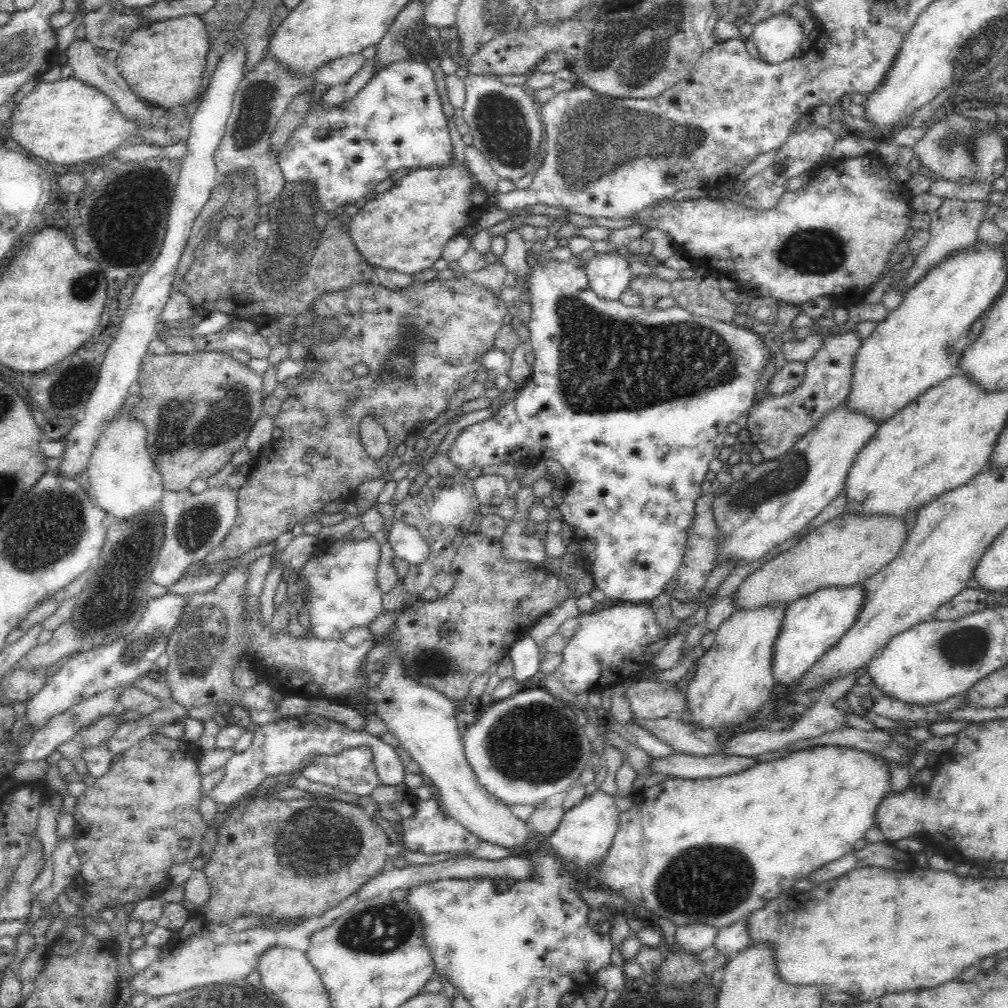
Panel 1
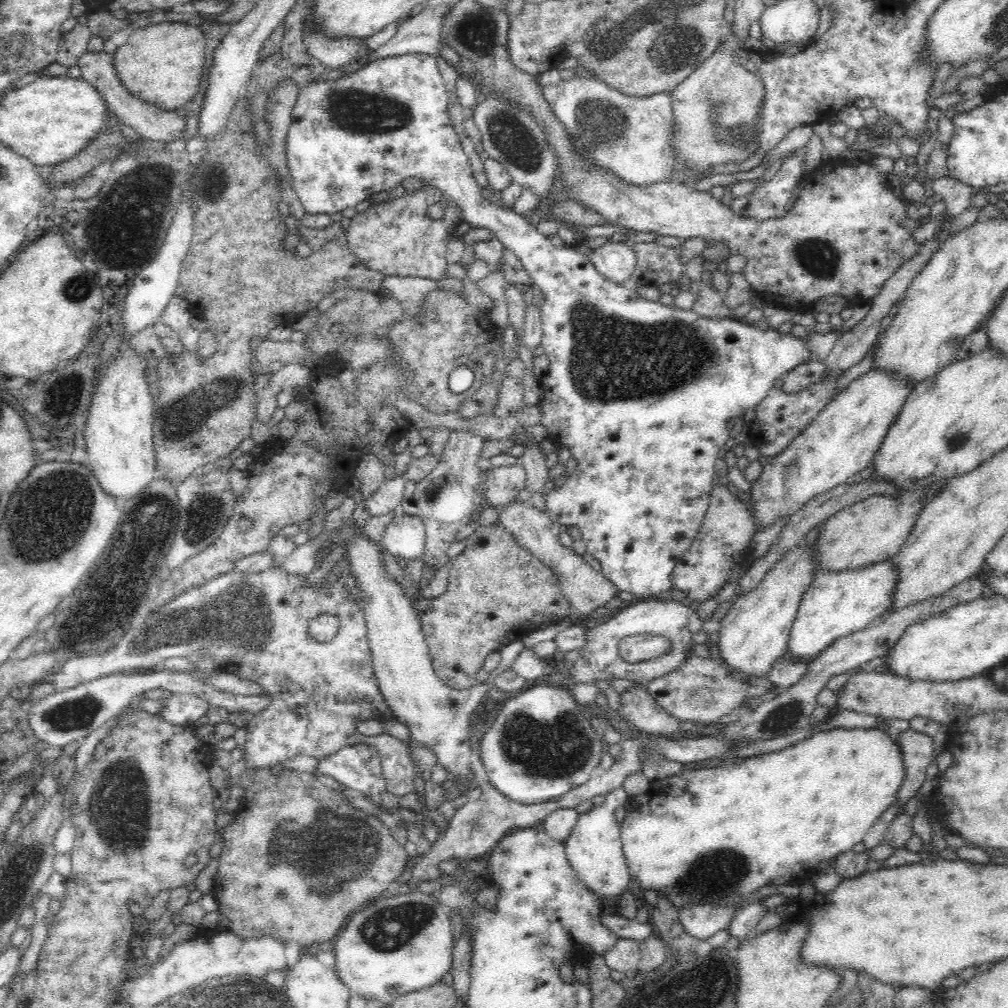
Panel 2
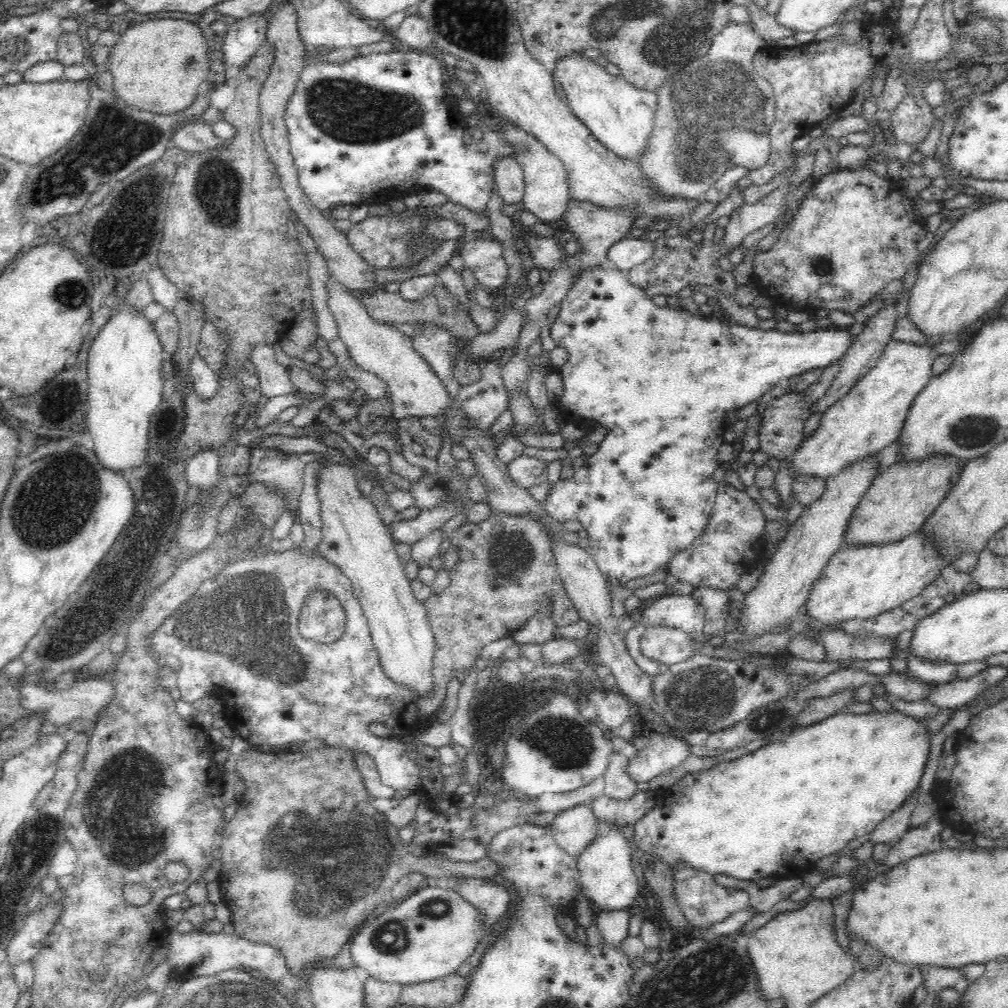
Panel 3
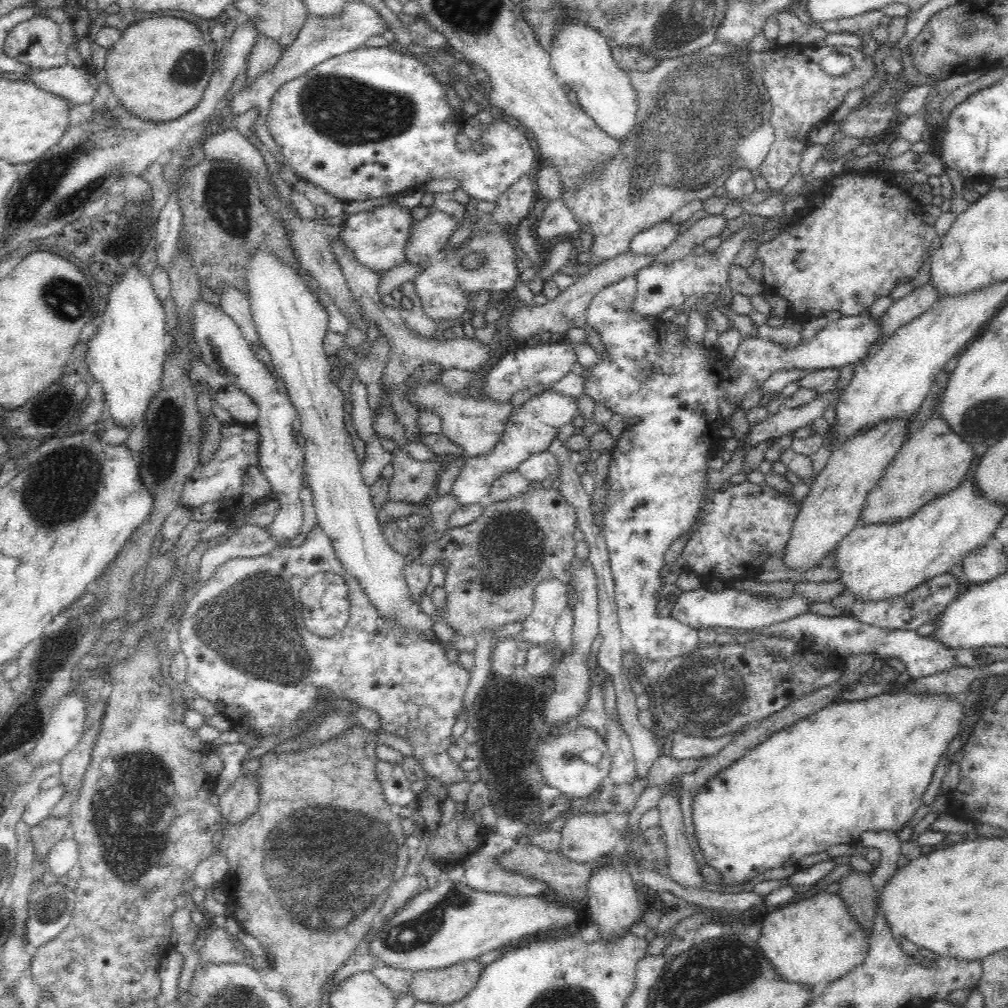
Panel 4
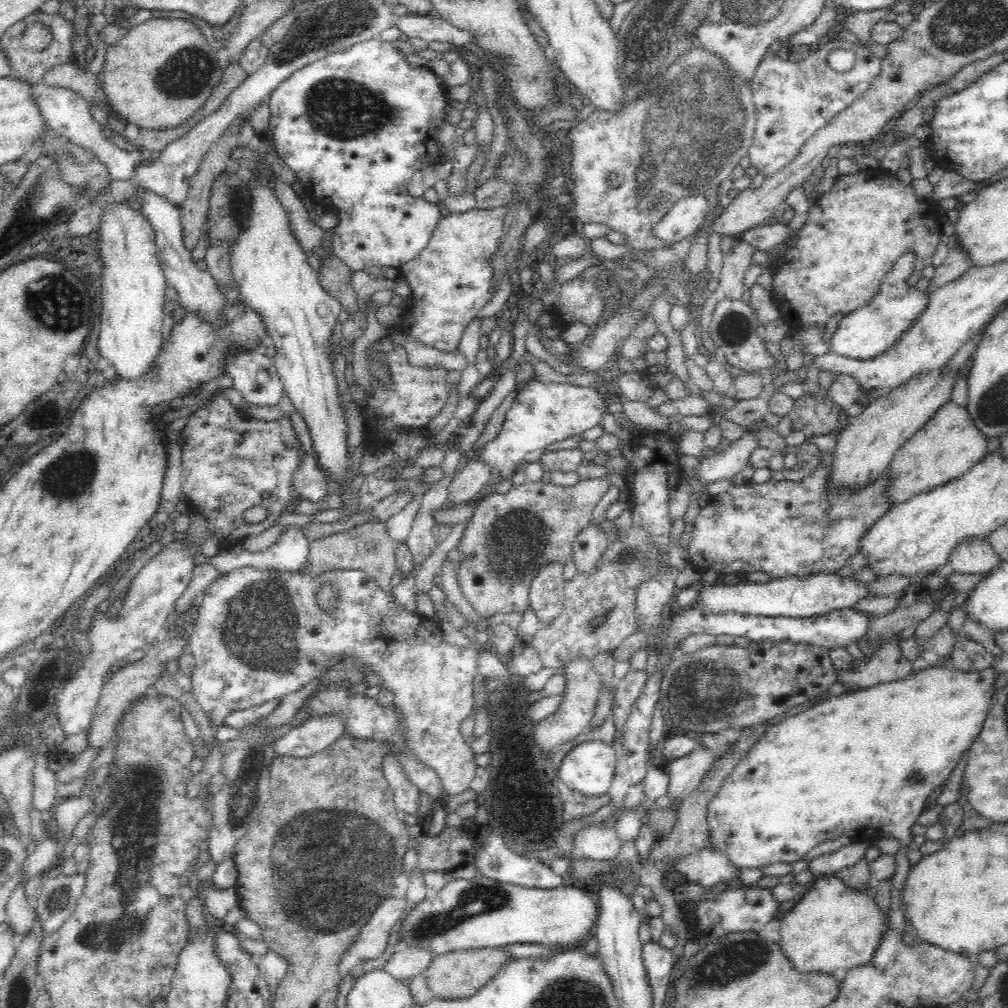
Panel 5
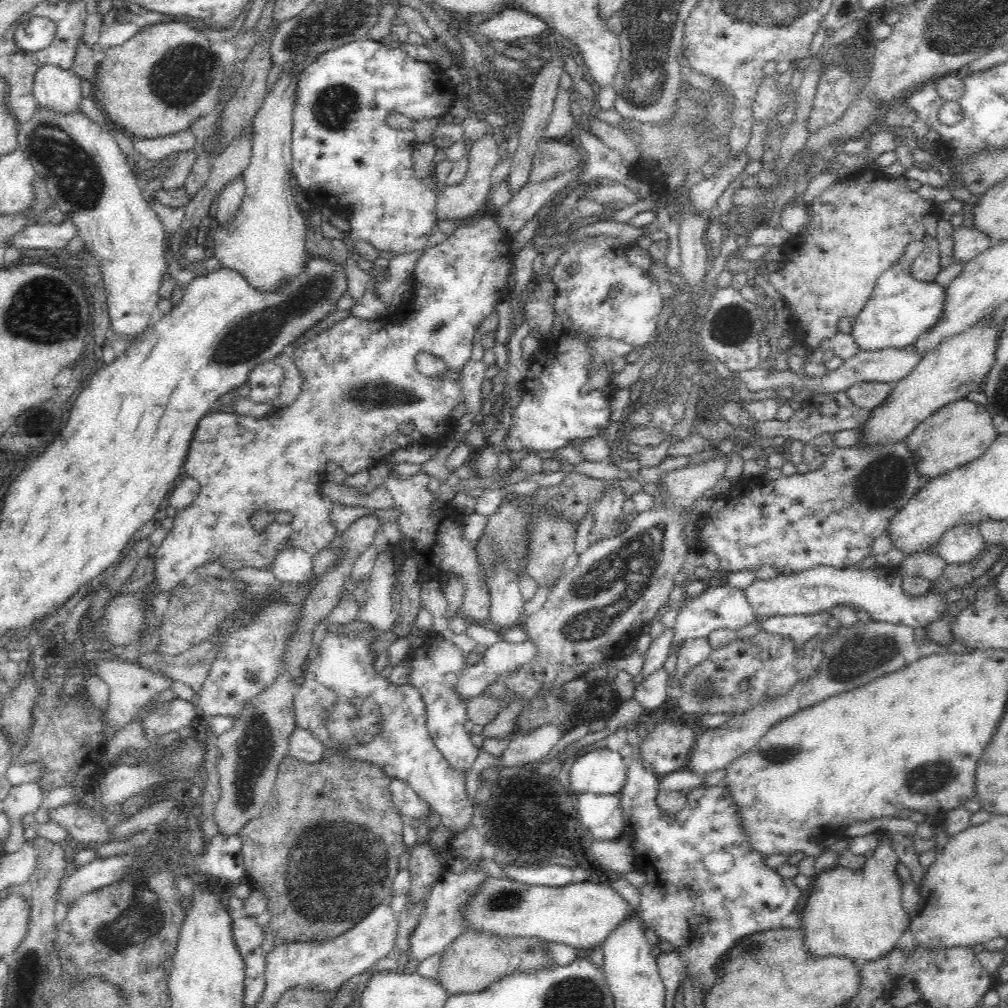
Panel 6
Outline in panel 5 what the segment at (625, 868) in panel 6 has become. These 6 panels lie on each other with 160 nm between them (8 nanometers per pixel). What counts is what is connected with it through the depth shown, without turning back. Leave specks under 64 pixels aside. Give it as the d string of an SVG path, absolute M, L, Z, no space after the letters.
M596 824L574 834L572 853L590 860L613 860L618 856L622 844L613 827Z

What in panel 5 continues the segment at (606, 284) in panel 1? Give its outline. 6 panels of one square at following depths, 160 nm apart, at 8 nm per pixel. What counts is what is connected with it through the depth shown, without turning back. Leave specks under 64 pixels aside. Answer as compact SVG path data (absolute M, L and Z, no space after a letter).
M704 195L688 196L676 202L664 217L652 225L650 235L669 245L678 242L694 234L705 222L708 211L708 202Z

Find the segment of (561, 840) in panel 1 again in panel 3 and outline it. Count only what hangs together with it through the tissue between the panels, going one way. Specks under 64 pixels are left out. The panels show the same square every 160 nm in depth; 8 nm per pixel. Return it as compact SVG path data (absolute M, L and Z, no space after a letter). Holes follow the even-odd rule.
M628 749L610 755L608 768L602 776L605 779L603 792L610 799L626 800L636 792L637 782L626 773L628 758ZM599 821L596 838L590 844L586 844L575 857L578 879L596 913L604 910L628 909L636 898L639 888L632 870L631 856L628 841L622 831L616 829L616 824Z

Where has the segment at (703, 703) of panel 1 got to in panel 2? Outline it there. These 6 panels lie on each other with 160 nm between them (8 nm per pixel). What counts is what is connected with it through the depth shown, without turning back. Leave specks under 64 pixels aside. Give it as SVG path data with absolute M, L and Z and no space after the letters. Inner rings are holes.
M819 526L812 529L806 537L806 542L794 548L788 556L784 556L758 584L758 588L746 593L746 596L733 602L732 608L722 620L718 631L720 662L726 664L725 670L741 682L744 677L755 679L767 677L772 672L774 663L782 660L792 623L803 598L804 590L814 580L817 566L813 562L815 552L815 537L820 533ZM727 668L732 668L729 671Z

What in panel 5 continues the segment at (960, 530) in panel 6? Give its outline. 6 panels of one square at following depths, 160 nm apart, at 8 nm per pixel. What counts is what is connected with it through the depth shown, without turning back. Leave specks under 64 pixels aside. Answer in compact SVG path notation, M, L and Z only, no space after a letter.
M970 538L962 542L950 556L947 570L965 575L988 575L1003 561L986 538Z

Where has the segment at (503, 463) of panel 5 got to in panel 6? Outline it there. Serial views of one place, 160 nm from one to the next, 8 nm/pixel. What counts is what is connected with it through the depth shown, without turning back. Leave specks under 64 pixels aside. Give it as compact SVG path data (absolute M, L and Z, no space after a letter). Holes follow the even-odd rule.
M596 235L587 236L580 242L568 243L566 252L553 266L549 279L556 285L556 298L554 298L553 329L547 338L540 339L540 353L529 363L526 383L522 400L514 406L511 412L512 425L509 427L504 444L510 450L523 448L532 450L555 450L566 446L572 440L586 440L602 433L609 424L610 403L601 390L586 389L588 380L588 367L590 363L590 342L597 336L623 341L636 350L651 345L658 345L658 314L662 306L662 295L659 285L644 277L639 267L632 266L626 261L624 250L628 246L621 246L616 238ZM617 284L620 294L615 298L608 296L608 288Z

